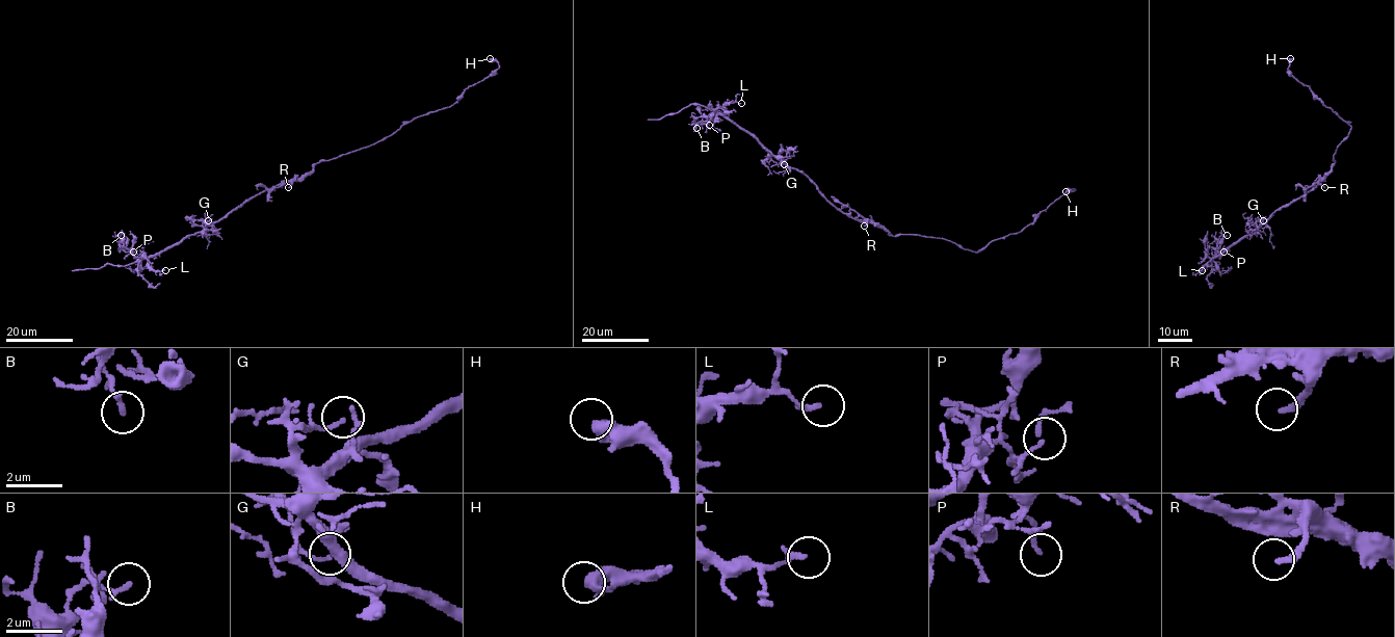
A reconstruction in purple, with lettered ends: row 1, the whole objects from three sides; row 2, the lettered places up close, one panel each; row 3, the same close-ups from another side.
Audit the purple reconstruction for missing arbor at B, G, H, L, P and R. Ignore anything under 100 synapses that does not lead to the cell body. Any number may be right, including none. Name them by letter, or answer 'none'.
none

